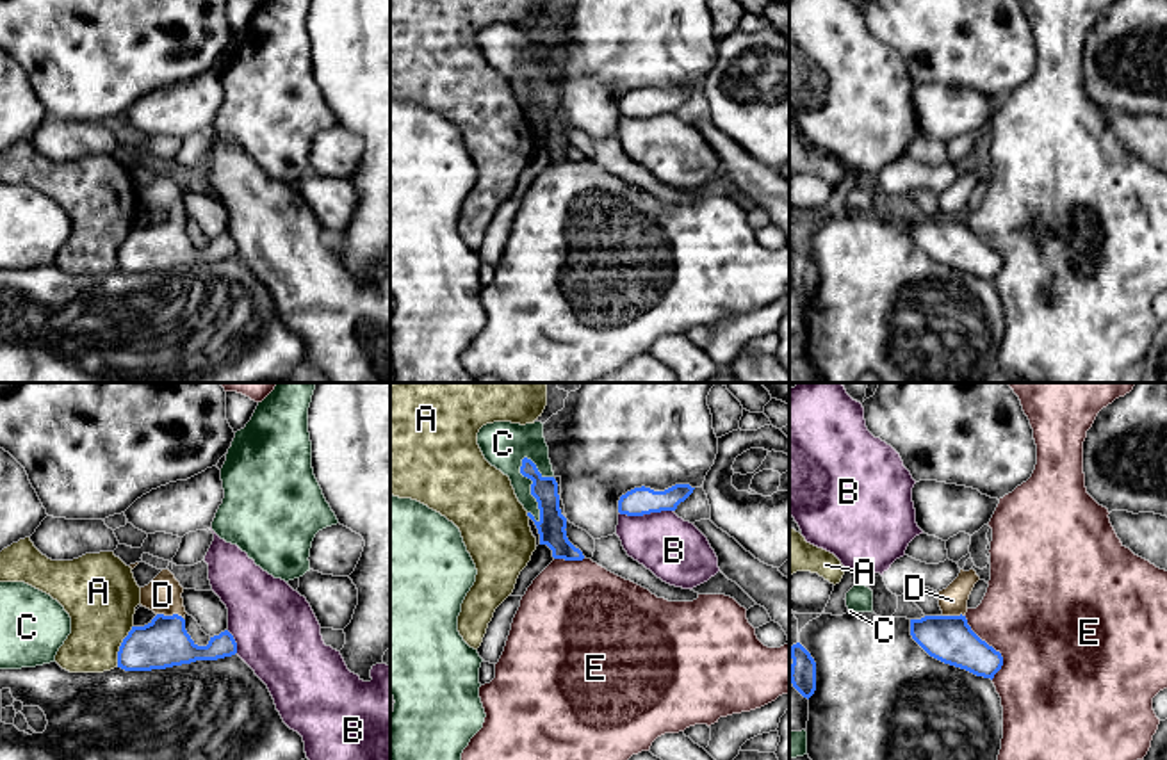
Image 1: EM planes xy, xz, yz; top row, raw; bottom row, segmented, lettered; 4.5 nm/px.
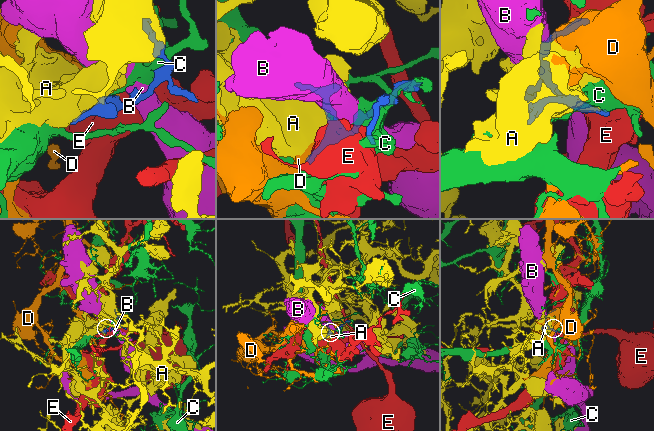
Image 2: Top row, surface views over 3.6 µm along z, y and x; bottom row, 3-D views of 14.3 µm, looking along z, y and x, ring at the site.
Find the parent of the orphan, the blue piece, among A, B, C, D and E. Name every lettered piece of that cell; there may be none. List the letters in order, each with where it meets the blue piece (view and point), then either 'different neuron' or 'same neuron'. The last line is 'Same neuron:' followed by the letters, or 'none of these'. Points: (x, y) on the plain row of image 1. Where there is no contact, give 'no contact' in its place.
A: xy (120, 248) | different neuron
B: xz (645, 114) | different neuron
C: xz (531, 89) | different neuron
D: xy (170, 218) | same neuron
E: yz (991, 248) | different neuron
Same neuron: D

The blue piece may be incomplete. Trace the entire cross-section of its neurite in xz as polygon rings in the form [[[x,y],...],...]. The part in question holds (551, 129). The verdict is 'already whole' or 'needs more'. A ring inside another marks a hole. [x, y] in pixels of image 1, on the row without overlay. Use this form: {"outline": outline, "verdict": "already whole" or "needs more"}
{"outline": [[[524,59],[520,75],[533,82],[531,96],[538,103],[540,121],[536,123],[531,114],[527,117],[535,123],[540,146],[547,146],[552,151],[554,160],[583,162],[584,157],[567,139],[567,119],[559,110],[558,84],[554,78],[543,78],[536,66]]], "verdict": "already whole"}

